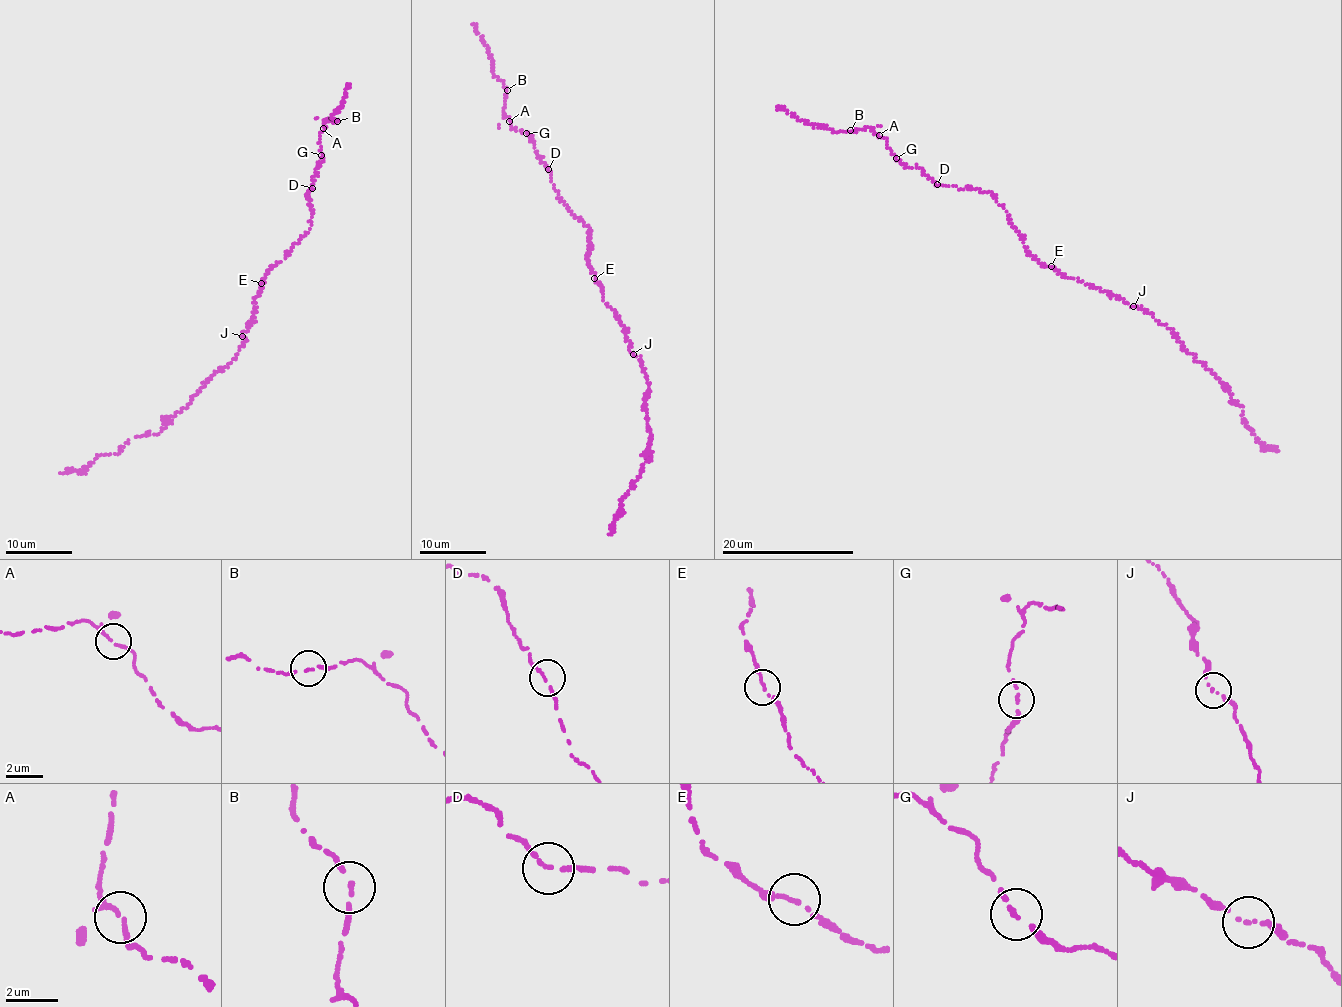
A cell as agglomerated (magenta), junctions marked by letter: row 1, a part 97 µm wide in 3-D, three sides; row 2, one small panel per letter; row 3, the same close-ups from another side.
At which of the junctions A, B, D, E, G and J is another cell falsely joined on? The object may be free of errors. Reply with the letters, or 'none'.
none

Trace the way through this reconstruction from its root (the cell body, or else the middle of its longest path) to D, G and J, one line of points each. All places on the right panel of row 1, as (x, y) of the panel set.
D: (1051, 268), (1028, 254), (1021, 234), (1015, 230), (1004, 207), (996, 202), (996, 197), (975, 188), (937, 184)
G: (1051, 268), (1028, 254), (1021, 234), (996, 197), (975, 188), (937, 184), (922, 169), (905, 166), (896, 158)
J: (1051, 268), (1133, 306)

